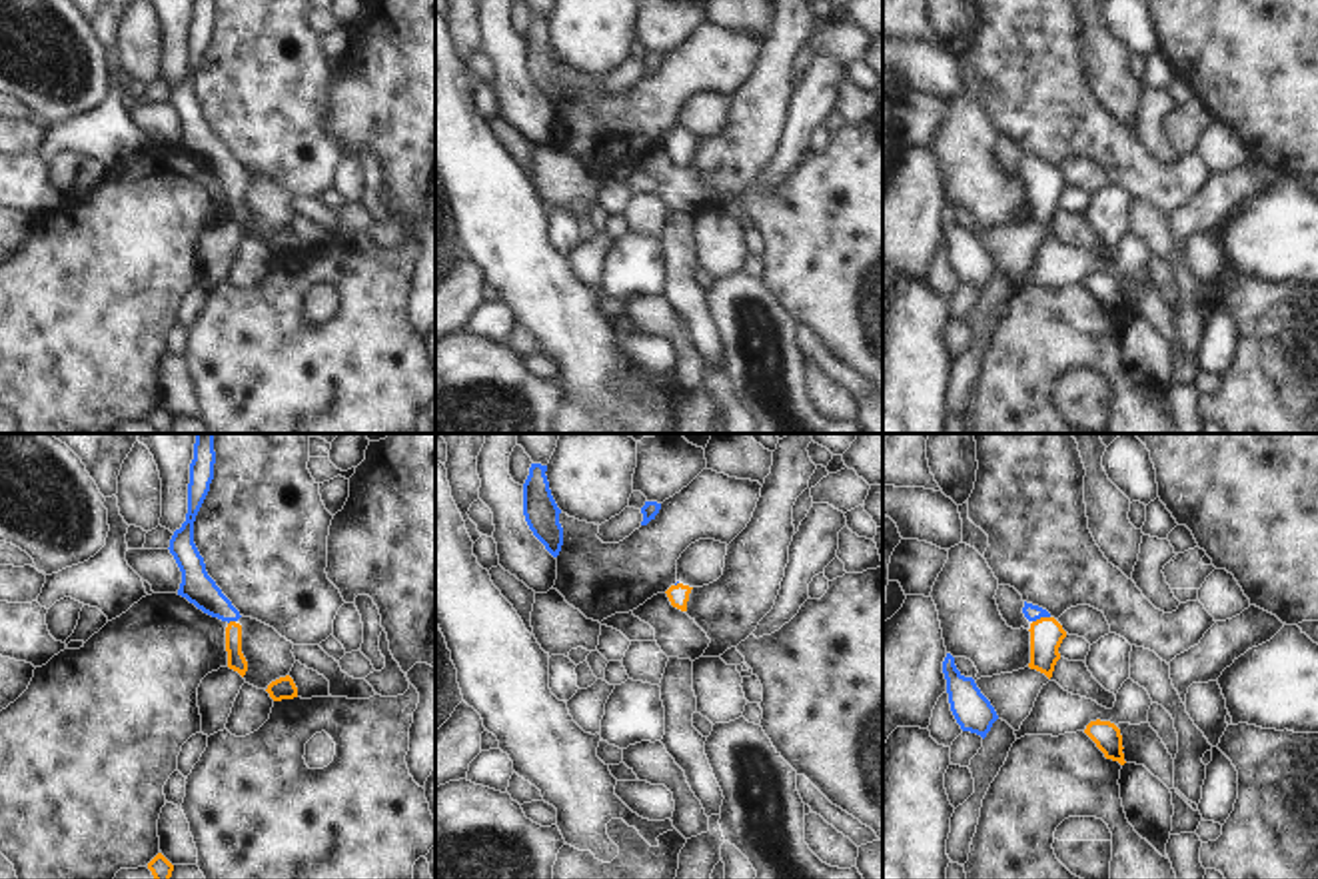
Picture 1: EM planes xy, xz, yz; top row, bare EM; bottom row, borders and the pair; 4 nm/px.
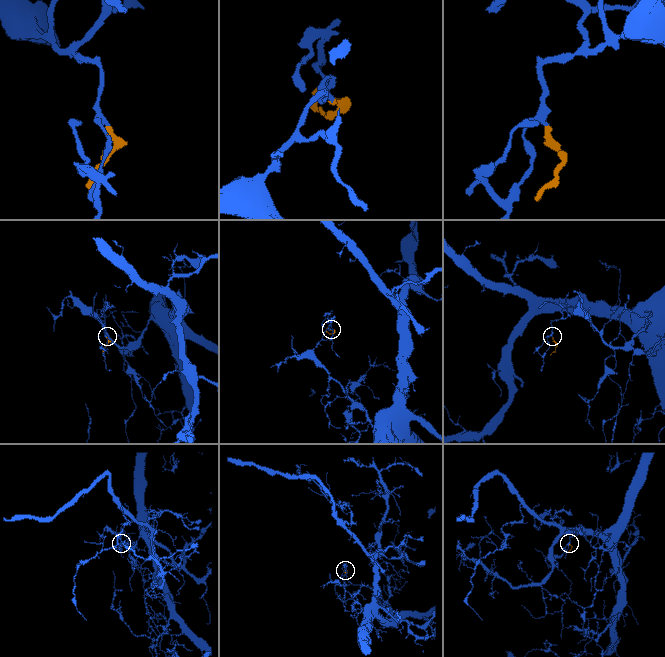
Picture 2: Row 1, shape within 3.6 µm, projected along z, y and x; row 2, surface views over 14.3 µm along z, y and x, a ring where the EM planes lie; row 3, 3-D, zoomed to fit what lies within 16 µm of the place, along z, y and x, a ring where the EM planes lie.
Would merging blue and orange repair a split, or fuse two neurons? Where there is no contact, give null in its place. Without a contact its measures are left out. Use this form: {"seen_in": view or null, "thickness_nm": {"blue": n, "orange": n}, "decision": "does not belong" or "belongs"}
{"seen_in": "yz", "thickness_nm": {"blue": 70, "orange": 140}, "decision": "belongs"}

